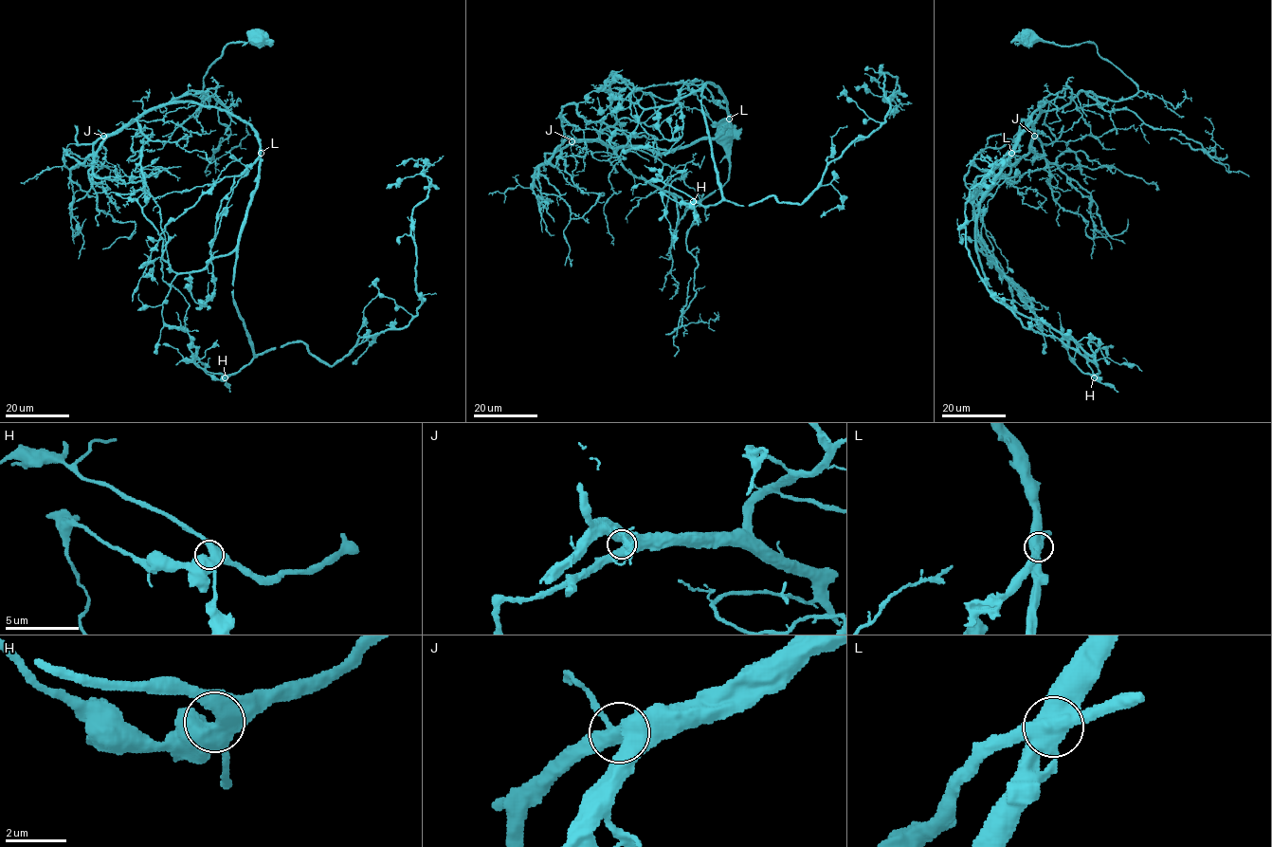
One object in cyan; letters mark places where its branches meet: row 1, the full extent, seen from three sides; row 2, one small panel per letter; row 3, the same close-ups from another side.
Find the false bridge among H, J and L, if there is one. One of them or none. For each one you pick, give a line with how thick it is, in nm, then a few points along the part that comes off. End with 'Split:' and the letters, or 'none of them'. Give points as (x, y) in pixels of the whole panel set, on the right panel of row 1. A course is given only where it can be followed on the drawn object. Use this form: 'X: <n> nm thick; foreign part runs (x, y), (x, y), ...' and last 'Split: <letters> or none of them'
L: 600 nm thick; foreign part runs (1011, 153), (1006, 155), (994, 169), (977, 176), (974, 189), (980, 221), (1014, 302)
Split: L

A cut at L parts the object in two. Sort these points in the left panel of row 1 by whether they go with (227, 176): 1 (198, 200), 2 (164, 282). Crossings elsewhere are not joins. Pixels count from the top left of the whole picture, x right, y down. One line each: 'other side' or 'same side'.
1: same side
2: other side

